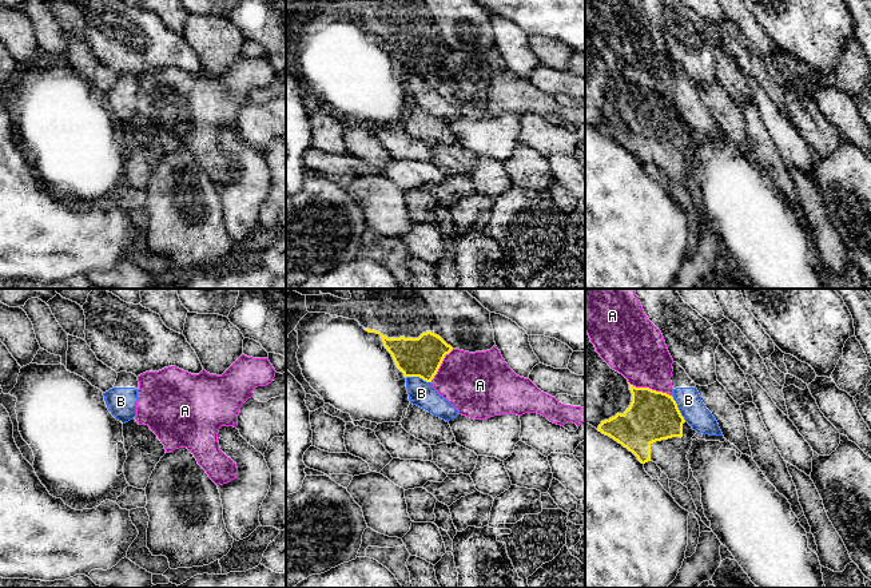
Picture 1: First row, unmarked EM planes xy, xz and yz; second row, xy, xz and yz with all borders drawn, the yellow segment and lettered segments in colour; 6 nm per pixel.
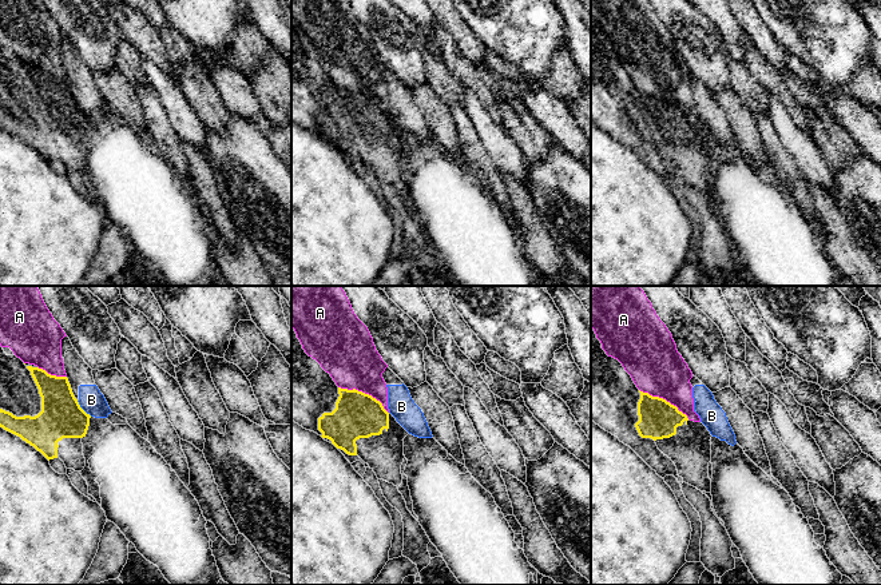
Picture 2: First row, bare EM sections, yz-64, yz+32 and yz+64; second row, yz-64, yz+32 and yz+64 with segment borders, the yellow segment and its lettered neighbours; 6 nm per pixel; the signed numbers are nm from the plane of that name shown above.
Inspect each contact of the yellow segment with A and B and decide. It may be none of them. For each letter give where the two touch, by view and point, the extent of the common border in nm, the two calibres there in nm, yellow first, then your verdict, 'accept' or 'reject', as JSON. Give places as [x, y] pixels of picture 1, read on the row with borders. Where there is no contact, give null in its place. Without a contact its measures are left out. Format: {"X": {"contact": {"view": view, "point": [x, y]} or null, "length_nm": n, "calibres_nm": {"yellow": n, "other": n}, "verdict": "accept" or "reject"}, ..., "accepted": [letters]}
{"A": {"contact": {"view": "yz", "point": [651, 389]}, "length_nm": 280, "calibres_nm": {"yellow": 300, "other": 340}, "verdict": "reject"}, "B": {"contact": {"view": "xz", "point": [418, 376]}, "length_nm": 160, "calibres_nm": {"yellow": 240, "other": 160}, "verdict": "reject"}, "accepted": []}

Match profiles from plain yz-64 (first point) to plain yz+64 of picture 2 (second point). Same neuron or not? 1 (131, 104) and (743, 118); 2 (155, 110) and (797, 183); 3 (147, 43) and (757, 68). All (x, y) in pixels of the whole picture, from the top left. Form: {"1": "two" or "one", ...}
{"1": "one", "2": "one", "3": "one"}

